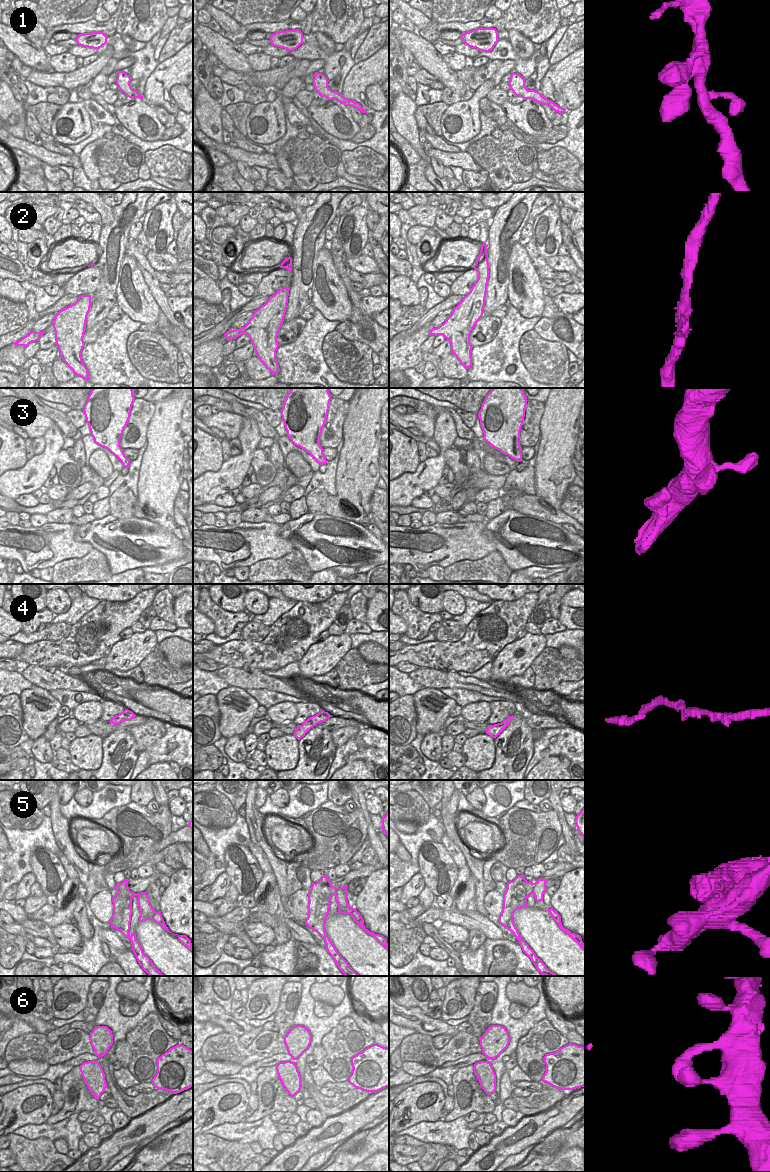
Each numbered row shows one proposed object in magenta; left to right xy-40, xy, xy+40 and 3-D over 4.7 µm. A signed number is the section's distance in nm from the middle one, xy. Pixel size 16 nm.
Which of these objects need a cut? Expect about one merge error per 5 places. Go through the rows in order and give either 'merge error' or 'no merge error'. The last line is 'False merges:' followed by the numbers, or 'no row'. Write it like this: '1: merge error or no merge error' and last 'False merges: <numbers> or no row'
1: no merge error
2: no merge error
3: no merge error
4: no merge error
5: merge error
6: no merge error
False merges: 5

